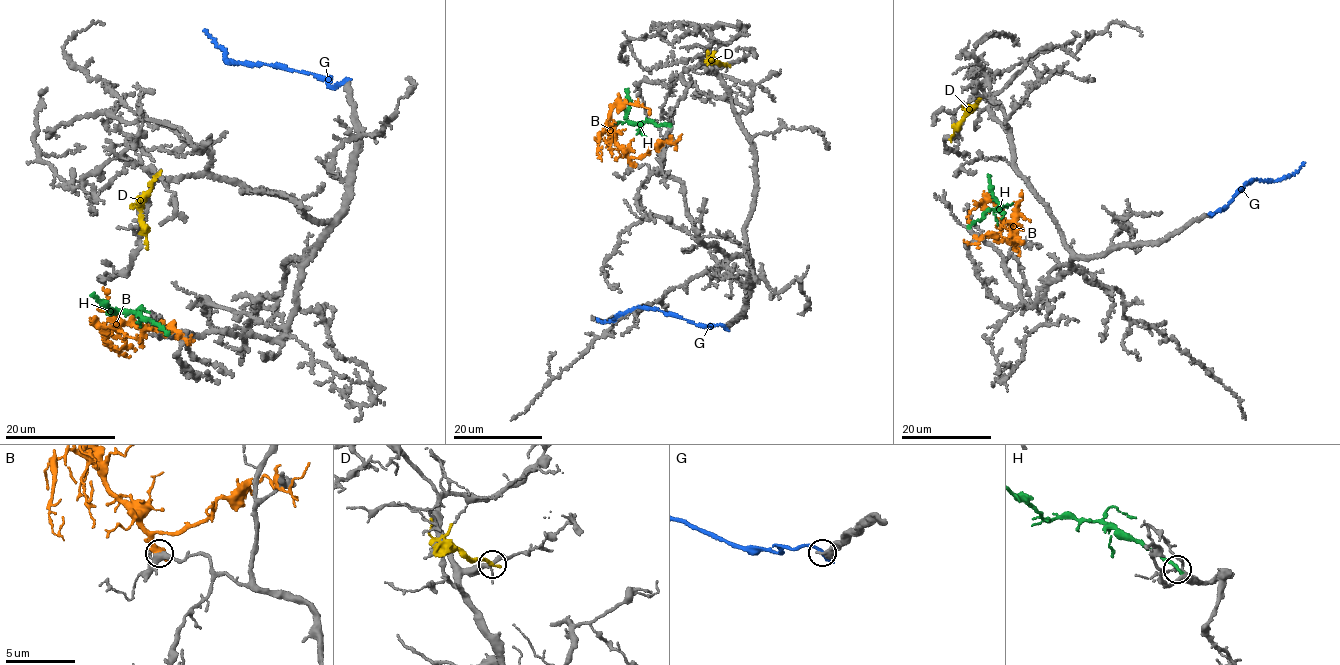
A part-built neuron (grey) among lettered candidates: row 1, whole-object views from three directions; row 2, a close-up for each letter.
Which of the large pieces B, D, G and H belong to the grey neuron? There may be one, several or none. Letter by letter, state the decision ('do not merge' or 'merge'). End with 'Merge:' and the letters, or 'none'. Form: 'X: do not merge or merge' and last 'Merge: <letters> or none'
B: do not merge
D: do not merge
G: do not merge
H: merge
Merge: H

